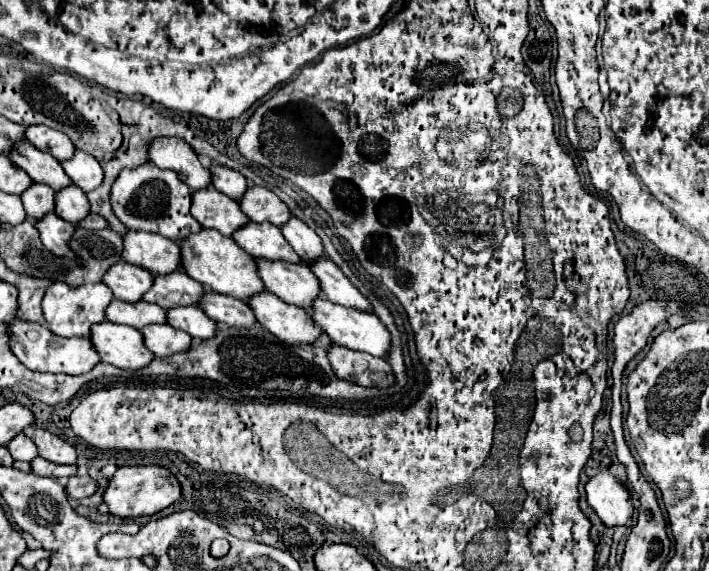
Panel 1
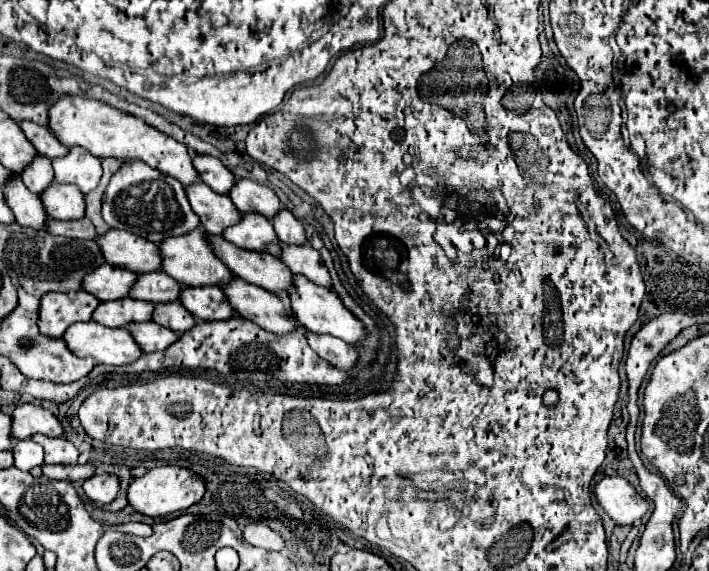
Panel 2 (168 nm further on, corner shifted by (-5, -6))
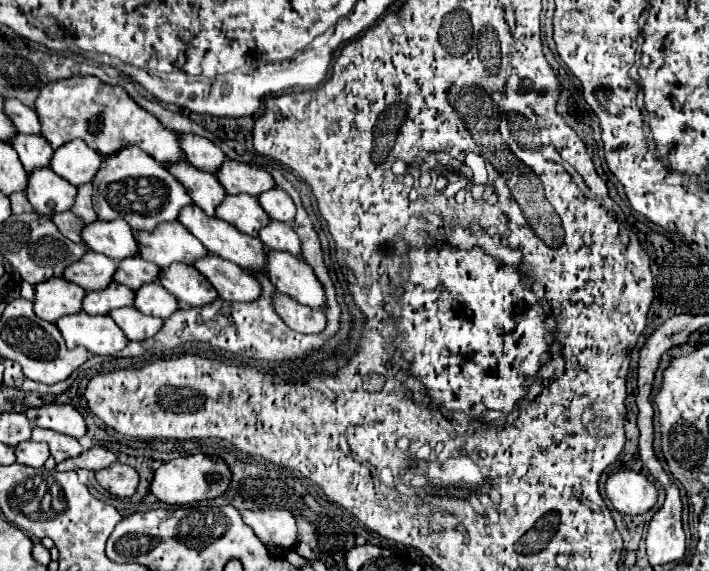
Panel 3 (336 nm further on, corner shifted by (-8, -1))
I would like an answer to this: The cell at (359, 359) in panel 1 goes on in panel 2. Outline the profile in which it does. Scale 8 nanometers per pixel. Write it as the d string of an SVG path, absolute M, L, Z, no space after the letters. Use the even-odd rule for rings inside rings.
M307 333L309 345L313 347L313 351L325 359L327 363L331 363L333 367L337 367L339 371L351 371L357 363L359 363L359 351L353 345L347 345L345 341L331 337L331 335L313 335Z

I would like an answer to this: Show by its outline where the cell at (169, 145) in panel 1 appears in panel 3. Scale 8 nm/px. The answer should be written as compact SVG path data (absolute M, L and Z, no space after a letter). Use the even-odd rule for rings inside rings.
M72 76L46 84L36 98L42 136L52 148L60 148L72 138L84 140L92 150L108 156L124 146L138 144L160 164L182 160L178 136L164 128L150 112L140 108L124 88L100 82L96 76Z

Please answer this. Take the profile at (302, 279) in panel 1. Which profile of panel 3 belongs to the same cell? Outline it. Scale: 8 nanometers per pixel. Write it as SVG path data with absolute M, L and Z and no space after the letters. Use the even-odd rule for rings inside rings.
M190 204L190 206L184 206L178 214L178 222L190 230L202 244L204 248L210 252L210 254L216 254L224 260L230 260L246 270L260 270L260 262L264 262L264 244L260 242L260 238L254 238L254 236L248 236L248 234L242 234L240 230L236 230L232 224L216 218L216 216L208 216L204 214L204 210L200 210L196 204Z

